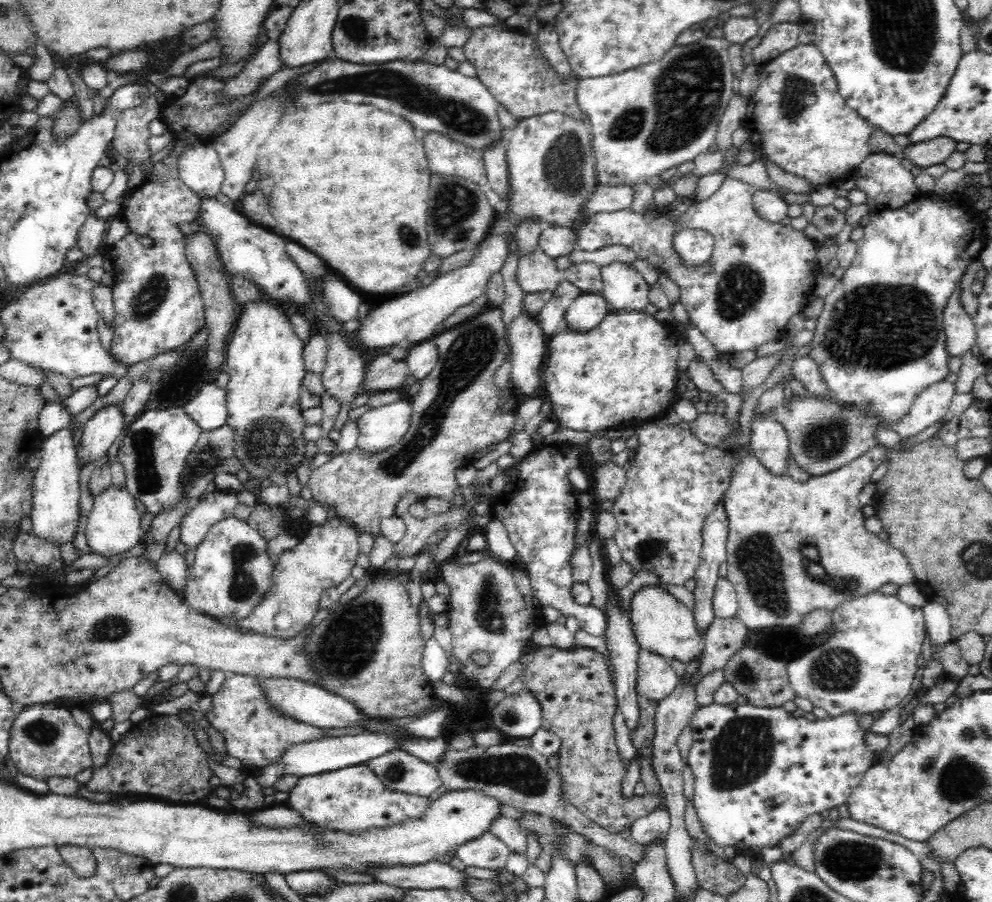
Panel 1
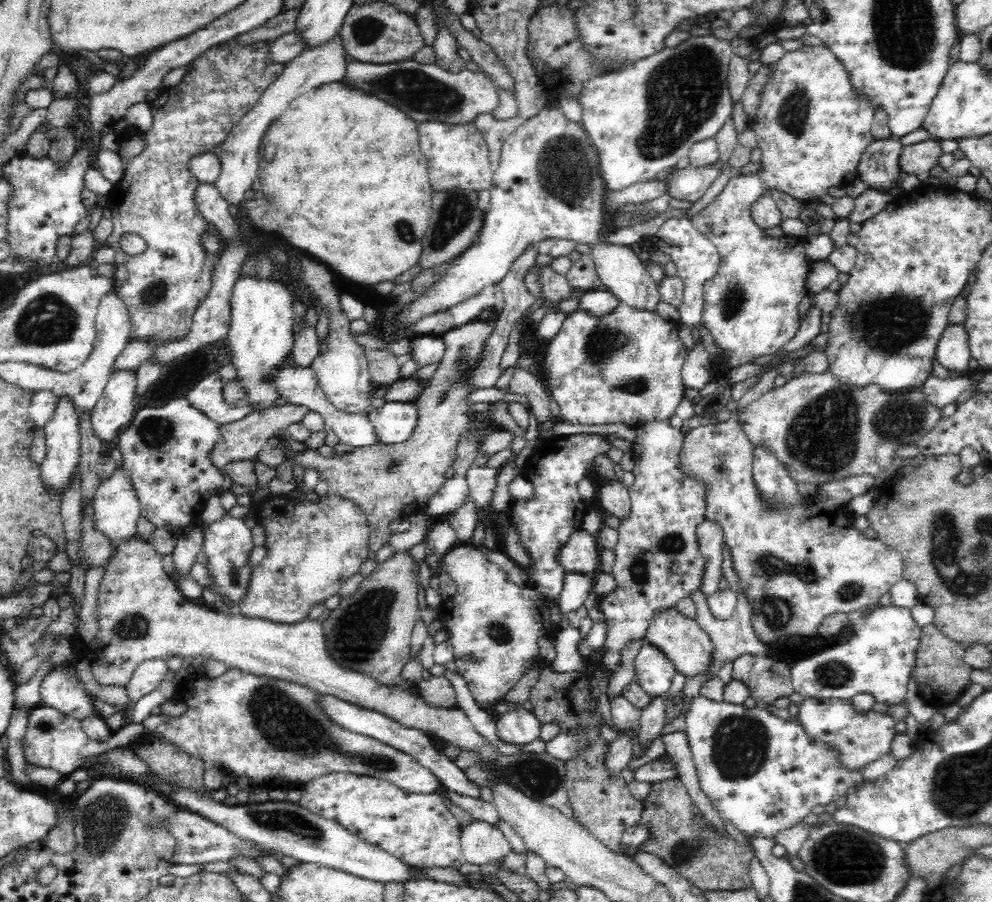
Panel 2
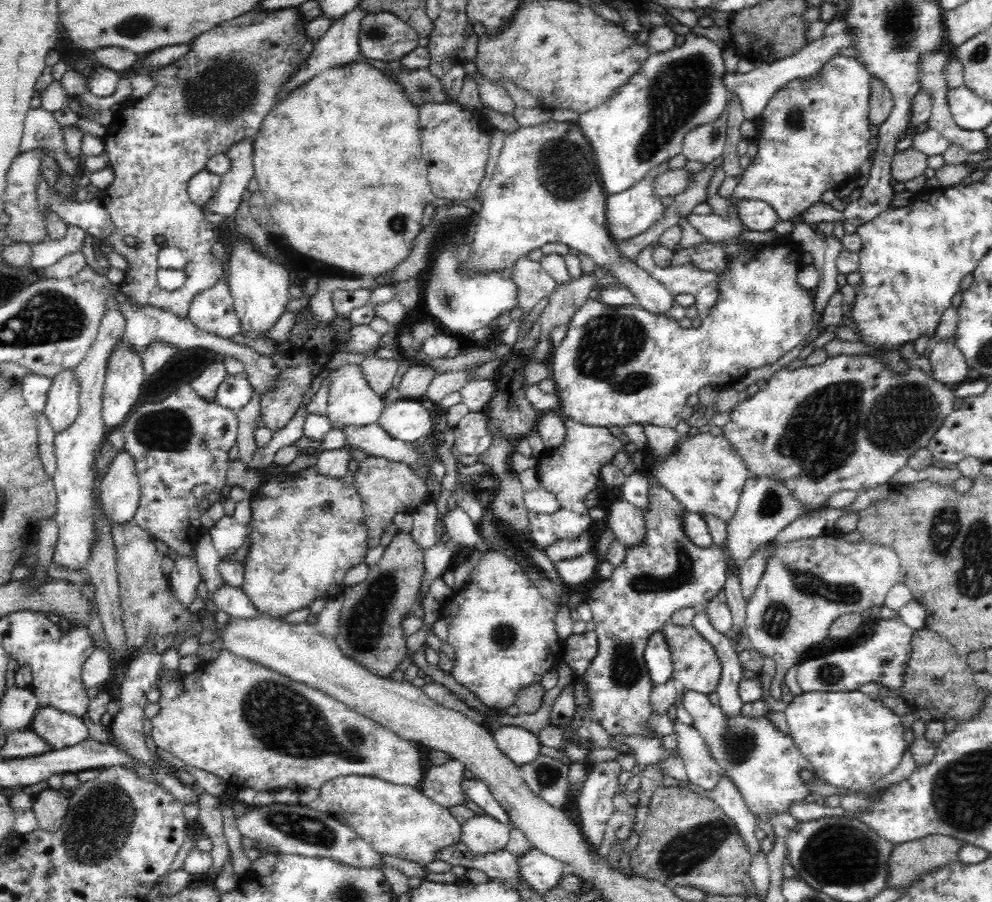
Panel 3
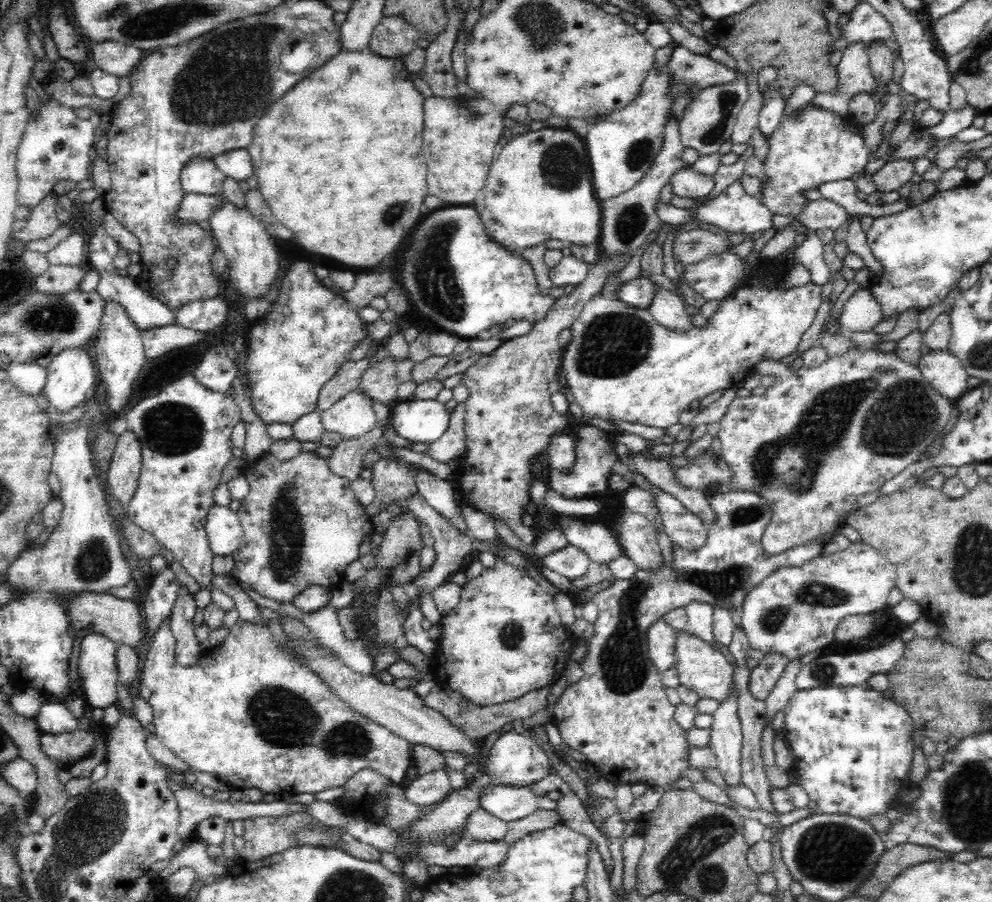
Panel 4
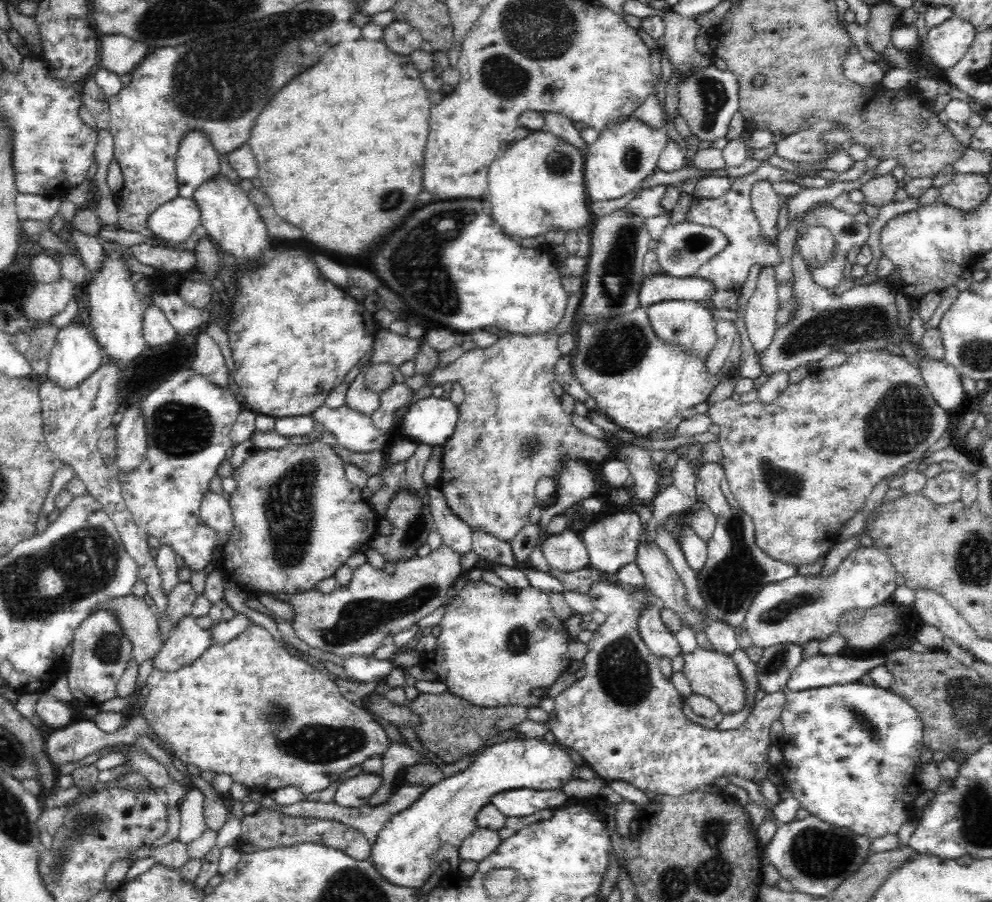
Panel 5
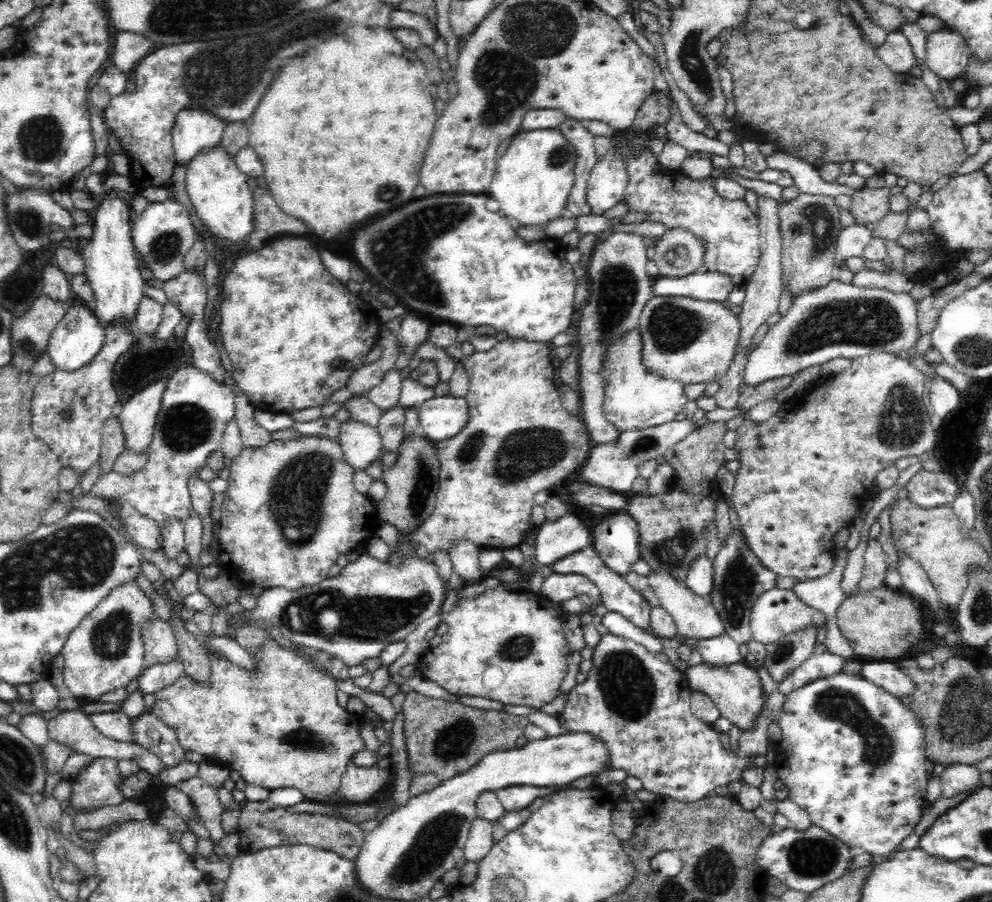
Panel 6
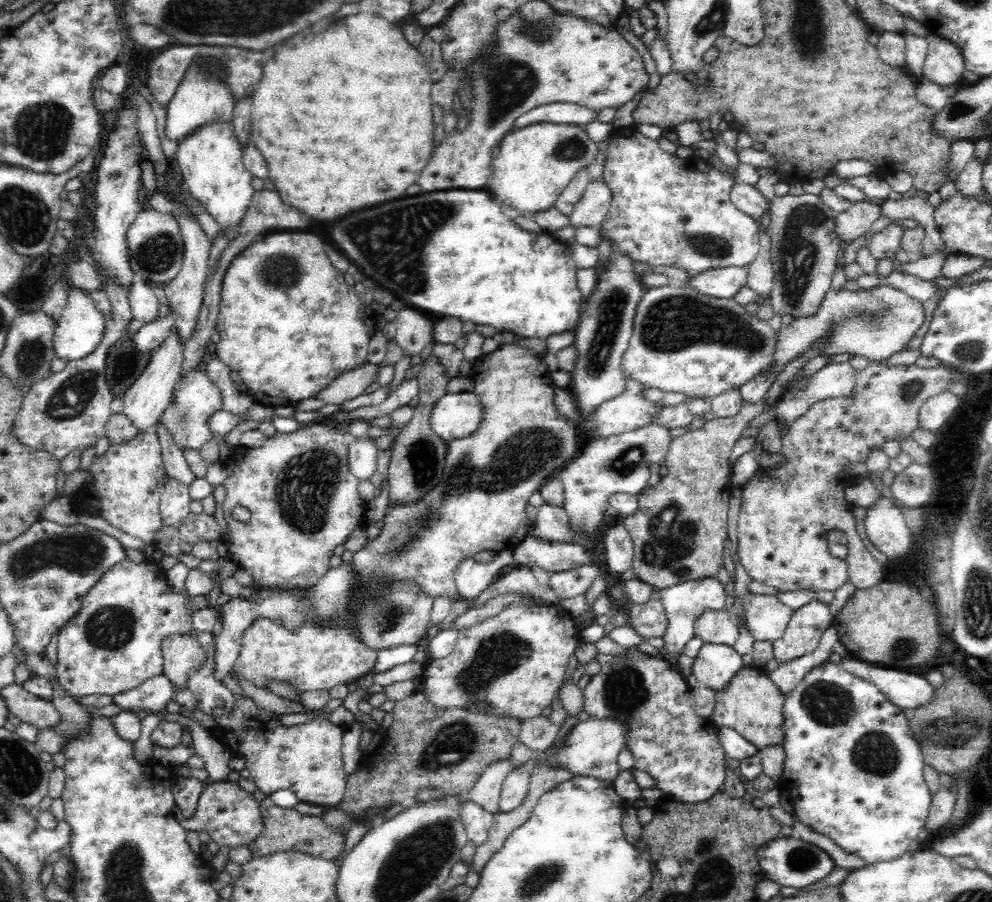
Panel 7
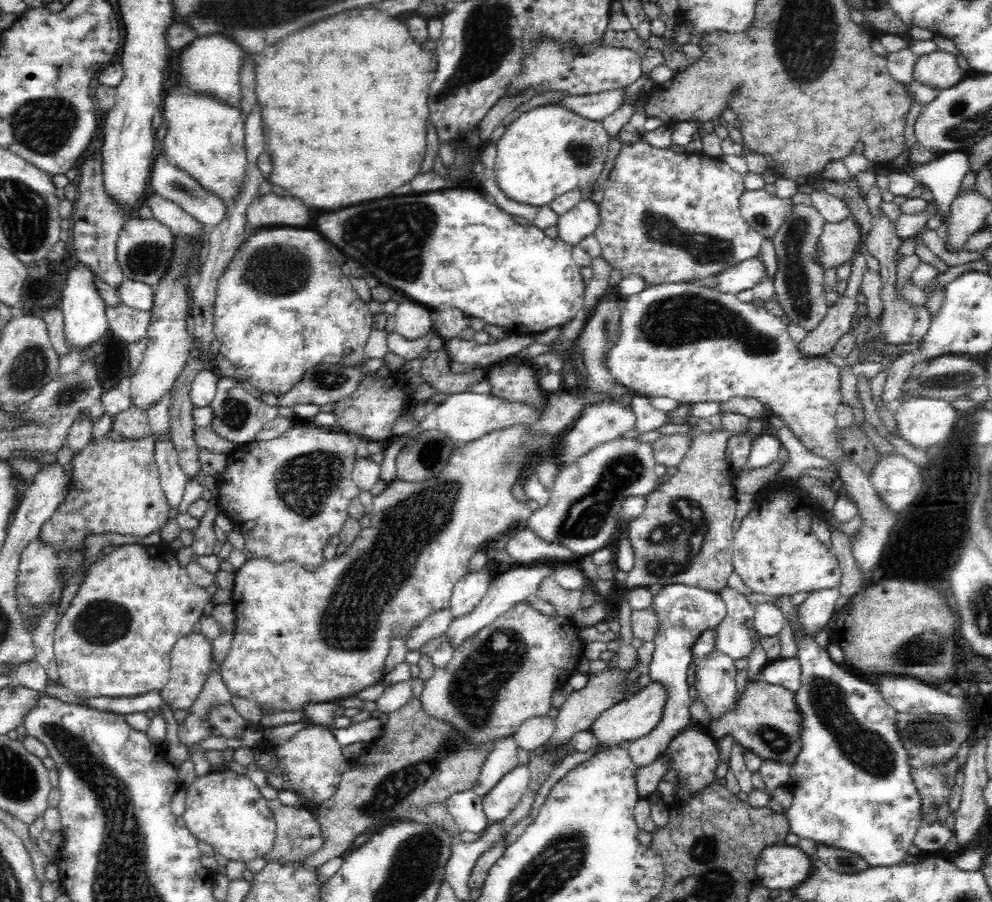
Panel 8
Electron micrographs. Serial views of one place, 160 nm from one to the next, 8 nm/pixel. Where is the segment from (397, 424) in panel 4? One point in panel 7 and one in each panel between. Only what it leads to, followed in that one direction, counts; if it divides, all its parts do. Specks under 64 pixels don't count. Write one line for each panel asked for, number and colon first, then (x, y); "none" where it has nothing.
5: (432, 421)
6: (441, 418)
7: (454, 416)

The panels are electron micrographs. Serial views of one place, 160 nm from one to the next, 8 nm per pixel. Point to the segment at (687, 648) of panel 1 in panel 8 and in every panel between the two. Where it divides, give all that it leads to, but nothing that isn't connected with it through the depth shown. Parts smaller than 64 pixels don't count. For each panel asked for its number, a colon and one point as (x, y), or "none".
2: (689, 649)
3: (696, 667)
4: (701, 668)
5: (711, 674)
6: (736, 689)
7: (752, 705)
8: (767, 721)

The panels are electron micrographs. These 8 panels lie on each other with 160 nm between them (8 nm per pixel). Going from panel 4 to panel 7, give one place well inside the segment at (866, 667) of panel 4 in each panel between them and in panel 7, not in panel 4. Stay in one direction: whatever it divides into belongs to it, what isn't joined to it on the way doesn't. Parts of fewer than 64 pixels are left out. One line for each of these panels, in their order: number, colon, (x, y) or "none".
5: (819, 670)
6: (821, 662)
7: (787, 675)

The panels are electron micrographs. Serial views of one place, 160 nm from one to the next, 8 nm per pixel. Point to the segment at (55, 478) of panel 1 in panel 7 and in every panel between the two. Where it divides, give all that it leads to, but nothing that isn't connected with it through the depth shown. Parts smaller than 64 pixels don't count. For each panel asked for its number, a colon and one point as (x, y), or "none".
2: (63, 439)
3: (63, 398)
4: (72, 372)
5: (75, 354)
6: (75, 340)
7: (78, 332)

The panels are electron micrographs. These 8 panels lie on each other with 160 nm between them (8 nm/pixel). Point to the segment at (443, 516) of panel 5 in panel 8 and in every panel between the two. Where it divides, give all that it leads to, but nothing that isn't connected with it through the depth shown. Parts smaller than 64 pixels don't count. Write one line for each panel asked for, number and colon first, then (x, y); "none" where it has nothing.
6: (464, 555)
7: (471, 578)
8: (467, 593)

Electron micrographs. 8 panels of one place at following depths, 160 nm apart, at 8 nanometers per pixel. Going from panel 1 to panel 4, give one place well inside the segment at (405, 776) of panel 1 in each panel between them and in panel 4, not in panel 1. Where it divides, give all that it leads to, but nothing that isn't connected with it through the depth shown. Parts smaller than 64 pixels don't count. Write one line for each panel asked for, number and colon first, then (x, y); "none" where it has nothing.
2: (274, 732)
3: (252, 727)
4: (243, 705)

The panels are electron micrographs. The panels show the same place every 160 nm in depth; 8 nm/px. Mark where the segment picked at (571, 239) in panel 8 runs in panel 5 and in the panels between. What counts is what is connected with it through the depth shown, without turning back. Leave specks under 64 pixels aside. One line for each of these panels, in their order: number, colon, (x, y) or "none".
5: (623, 155)
6: (605, 187)
7: (593, 206)

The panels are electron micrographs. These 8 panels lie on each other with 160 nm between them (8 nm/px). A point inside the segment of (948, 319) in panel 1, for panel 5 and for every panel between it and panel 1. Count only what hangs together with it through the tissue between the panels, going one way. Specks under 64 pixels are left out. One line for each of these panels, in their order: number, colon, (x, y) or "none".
2: (952, 352)
3: (948, 367)
4: (944, 372)
5: (944, 383)

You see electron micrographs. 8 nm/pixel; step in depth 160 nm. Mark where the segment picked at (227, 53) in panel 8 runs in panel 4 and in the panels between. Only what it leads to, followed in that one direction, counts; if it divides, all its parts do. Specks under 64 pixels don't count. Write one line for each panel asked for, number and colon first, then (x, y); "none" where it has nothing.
4: (200, 176)
5: (196, 160)
6: (194, 129)
7: (202, 96)

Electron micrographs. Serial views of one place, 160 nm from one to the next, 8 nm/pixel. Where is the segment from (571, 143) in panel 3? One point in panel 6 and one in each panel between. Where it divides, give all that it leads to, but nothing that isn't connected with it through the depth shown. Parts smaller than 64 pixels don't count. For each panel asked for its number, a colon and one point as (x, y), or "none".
4: (539, 186)
5: (537, 183)
6: (692, 341)

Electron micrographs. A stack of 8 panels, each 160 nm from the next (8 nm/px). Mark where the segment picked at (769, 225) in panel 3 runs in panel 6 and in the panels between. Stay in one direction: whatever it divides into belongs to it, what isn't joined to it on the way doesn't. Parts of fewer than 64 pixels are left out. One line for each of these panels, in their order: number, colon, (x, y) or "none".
4: (733, 210)
5: (732, 214)
6: (730, 234)

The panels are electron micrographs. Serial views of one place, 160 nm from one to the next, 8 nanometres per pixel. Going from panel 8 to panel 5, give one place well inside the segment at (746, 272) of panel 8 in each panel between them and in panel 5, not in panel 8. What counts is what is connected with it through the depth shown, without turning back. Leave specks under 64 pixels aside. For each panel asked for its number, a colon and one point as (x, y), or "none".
5: (657, 288)
6: (703, 285)
7: (724, 283)

